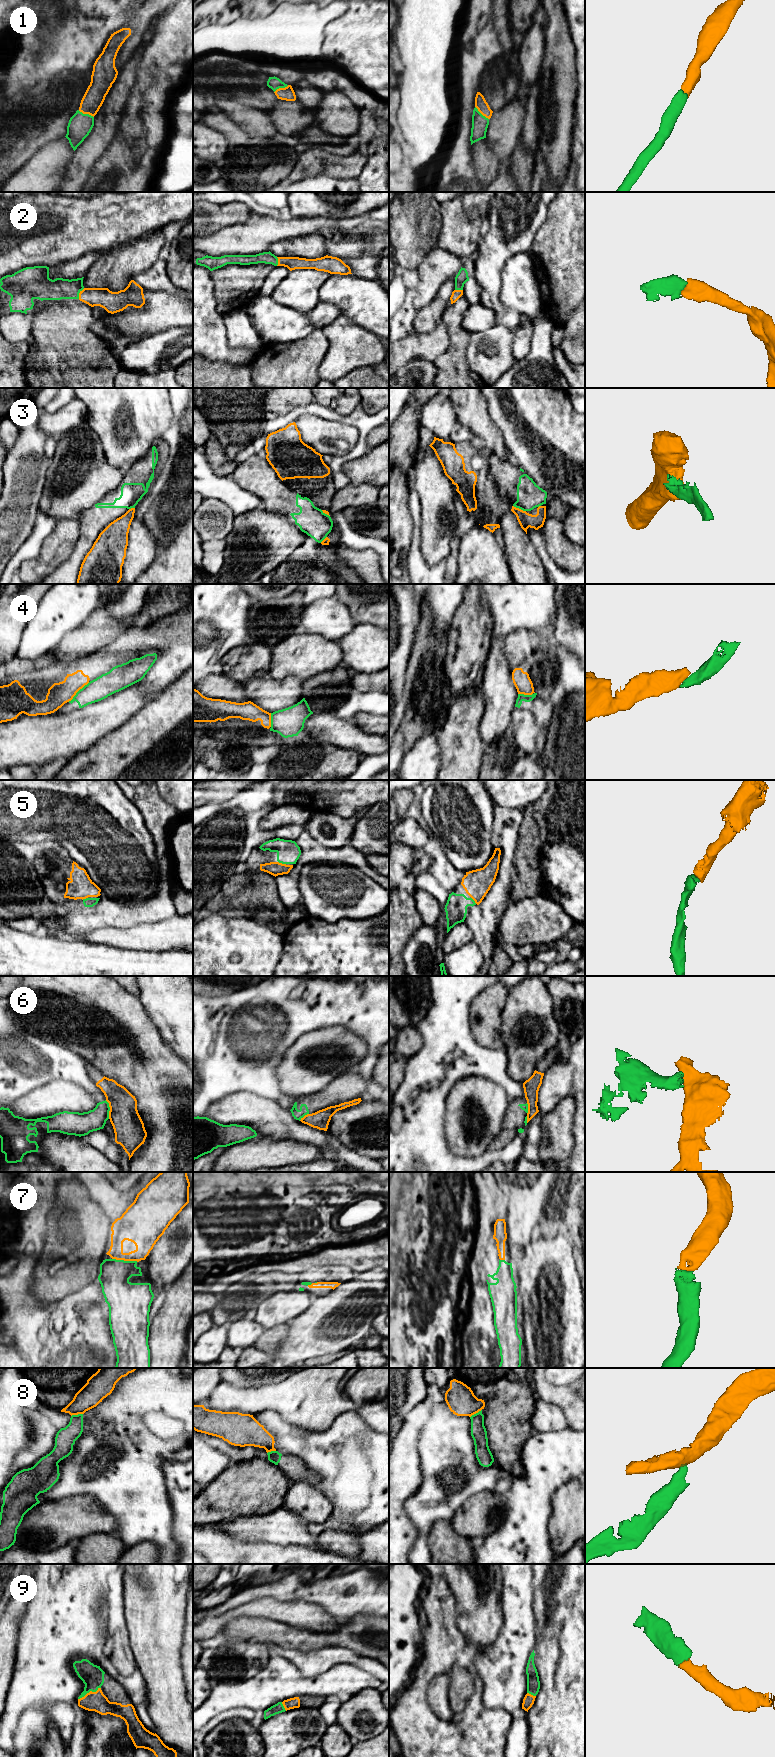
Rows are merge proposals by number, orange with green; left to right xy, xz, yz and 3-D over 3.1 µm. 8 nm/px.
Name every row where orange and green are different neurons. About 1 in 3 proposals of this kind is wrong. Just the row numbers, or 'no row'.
3, 4, 6, 8

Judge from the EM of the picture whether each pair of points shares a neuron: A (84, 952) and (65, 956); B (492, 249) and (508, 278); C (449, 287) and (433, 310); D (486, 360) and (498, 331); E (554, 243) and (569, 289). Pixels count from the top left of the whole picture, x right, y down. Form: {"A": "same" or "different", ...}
{"A": "same", "B": "different", "C": "same", "D": "same", "E": "same"}

